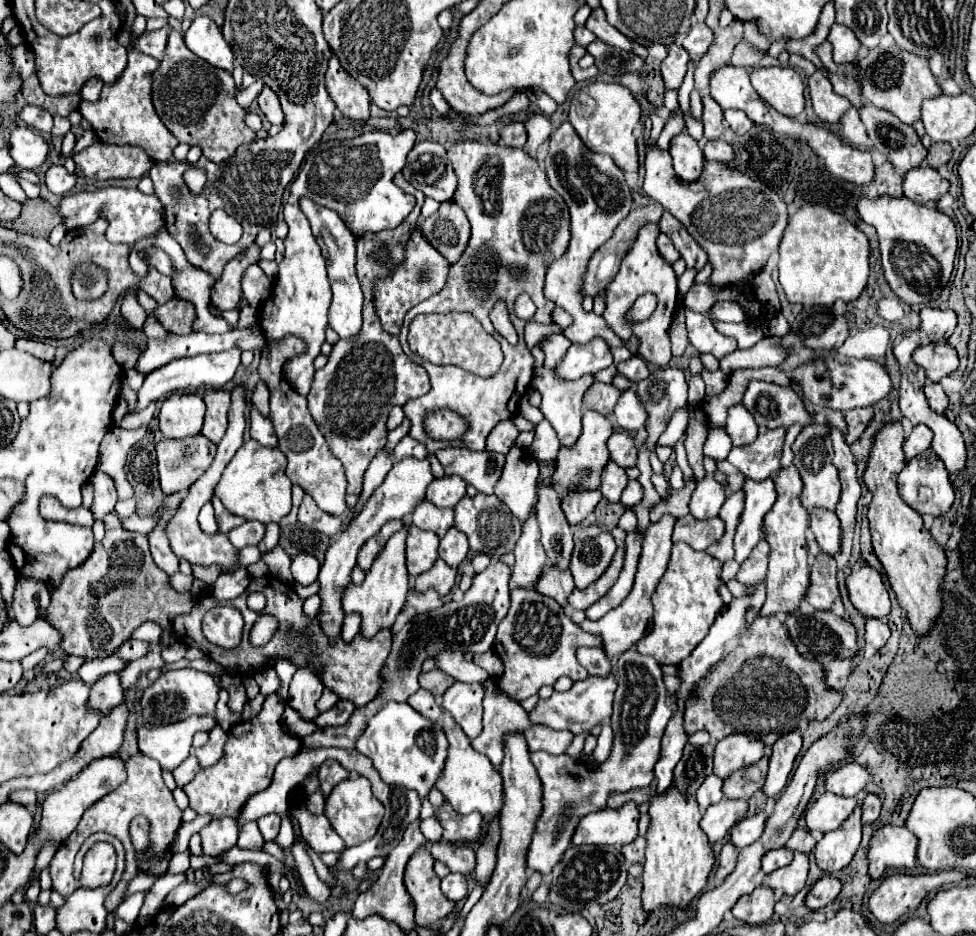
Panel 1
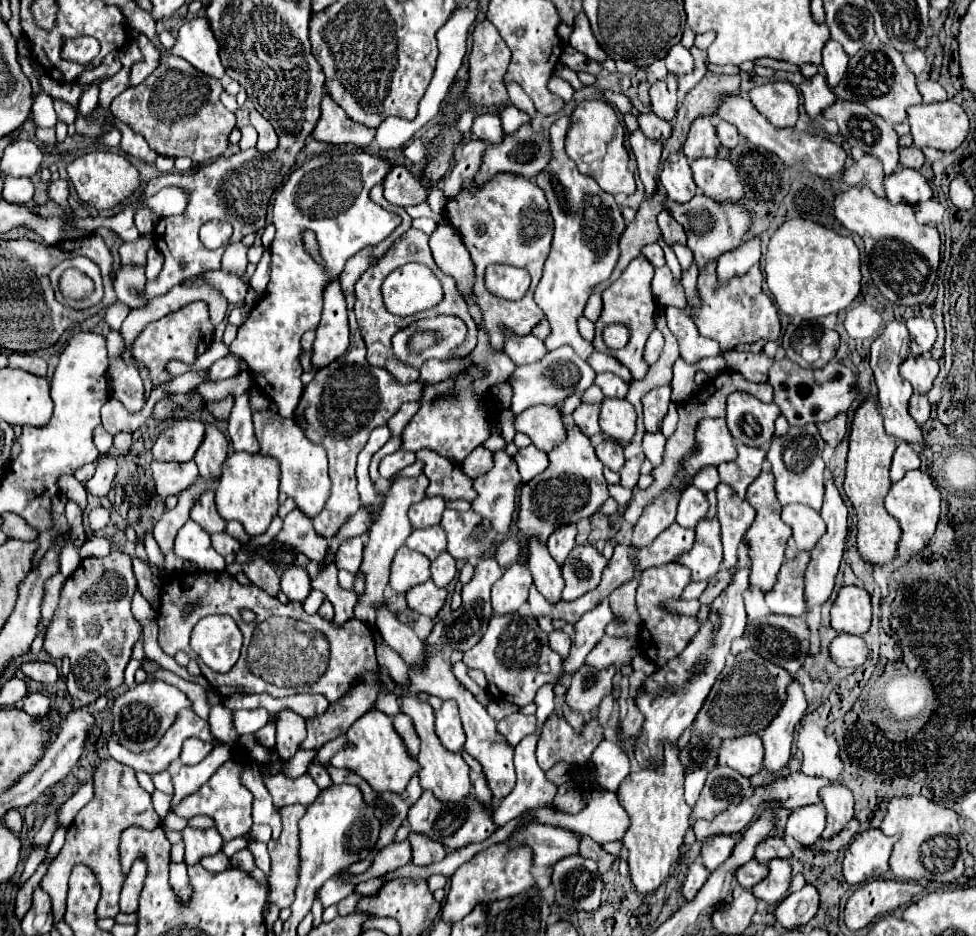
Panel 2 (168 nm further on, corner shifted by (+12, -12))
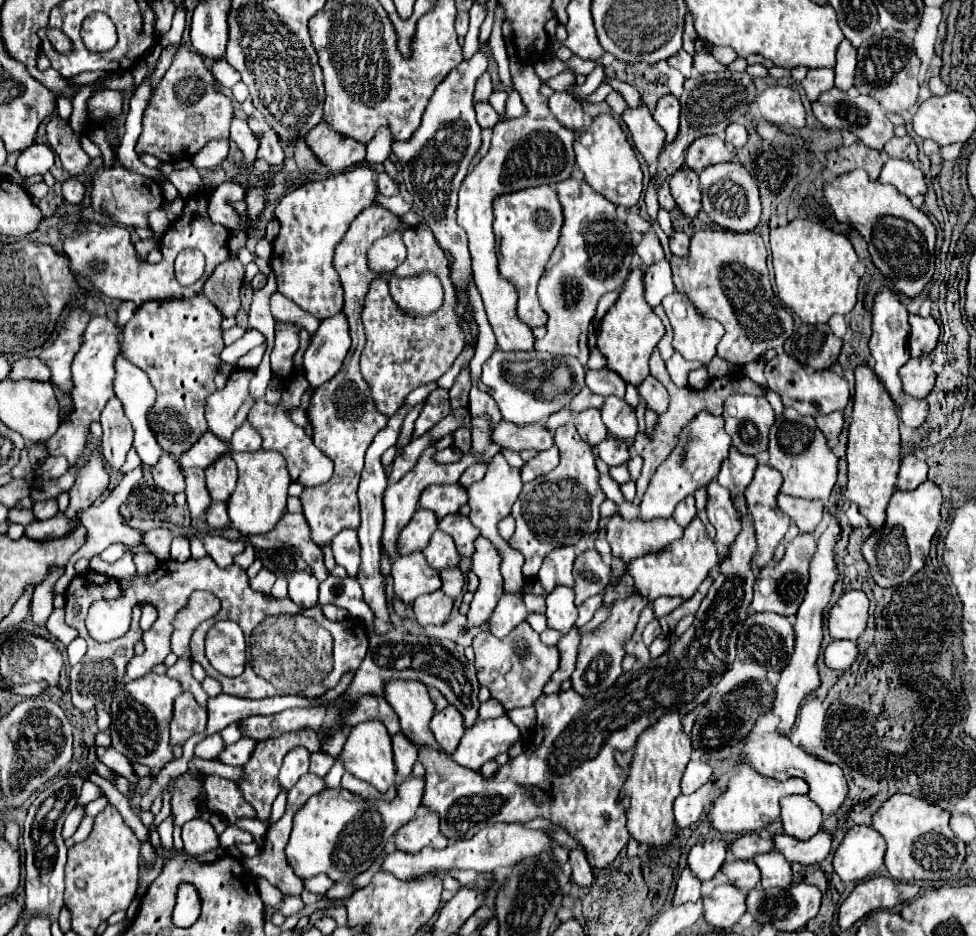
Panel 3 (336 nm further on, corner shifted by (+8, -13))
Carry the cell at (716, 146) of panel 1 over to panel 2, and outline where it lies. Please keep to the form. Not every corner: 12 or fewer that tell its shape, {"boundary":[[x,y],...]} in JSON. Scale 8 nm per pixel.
{"boundary":[[730,160],[692,162],[700,192],[720,204],[742,202],[746,192]]}

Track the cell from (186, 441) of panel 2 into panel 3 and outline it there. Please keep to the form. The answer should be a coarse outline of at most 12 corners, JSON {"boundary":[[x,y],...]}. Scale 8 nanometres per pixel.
{"boundary":[[204,433],[176,461],[182,469],[208,467],[228,453],[224,441]]}

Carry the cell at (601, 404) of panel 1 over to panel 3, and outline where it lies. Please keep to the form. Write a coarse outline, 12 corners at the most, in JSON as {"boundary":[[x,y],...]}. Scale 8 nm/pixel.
{"boundary":[[598,409],[580,411],[572,421],[580,437],[596,447],[608,435]]}

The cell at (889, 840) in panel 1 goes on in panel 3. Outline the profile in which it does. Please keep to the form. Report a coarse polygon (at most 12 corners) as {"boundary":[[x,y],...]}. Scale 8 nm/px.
{"boundary":[[852,827],[834,853],[844,883],[874,875],[886,841]]}

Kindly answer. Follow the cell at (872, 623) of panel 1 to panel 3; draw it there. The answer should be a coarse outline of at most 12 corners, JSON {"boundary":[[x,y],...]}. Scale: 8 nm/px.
{"boundary":[[834,639],[824,653],[830,669],[846,671],[858,659],[856,641]]}

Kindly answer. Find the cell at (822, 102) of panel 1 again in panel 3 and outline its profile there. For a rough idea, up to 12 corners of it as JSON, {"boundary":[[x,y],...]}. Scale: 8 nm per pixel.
{"boundary":[[810,69],[802,87],[810,103],[834,87],[834,69]]}

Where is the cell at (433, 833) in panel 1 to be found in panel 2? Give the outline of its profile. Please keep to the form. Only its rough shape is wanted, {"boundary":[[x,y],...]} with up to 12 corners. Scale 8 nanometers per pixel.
{"boundary":[[408,840],[376,852],[372,868],[358,876],[342,874],[352,884],[384,876],[410,862]]}

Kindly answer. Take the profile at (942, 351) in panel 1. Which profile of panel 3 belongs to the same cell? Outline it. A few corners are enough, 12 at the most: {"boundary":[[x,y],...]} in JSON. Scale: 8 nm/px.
{"boundary":[[930,357],[900,367],[904,391],[916,399],[930,395],[934,377]]}

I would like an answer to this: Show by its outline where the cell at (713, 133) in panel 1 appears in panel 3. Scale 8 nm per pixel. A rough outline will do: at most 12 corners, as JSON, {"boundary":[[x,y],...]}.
{"boundary":[[716,135],[696,139],[686,165],[700,173],[706,165],[730,161],[732,153]]}

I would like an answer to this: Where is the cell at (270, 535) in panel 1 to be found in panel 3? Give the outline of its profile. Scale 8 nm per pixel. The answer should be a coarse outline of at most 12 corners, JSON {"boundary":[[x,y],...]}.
{"boundary":[[212,503],[206,523],[214,529],[228,529],[226,503]]}

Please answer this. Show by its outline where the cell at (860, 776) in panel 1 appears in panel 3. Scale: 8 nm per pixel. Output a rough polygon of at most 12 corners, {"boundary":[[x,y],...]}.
{"boundary":[[740,763],[710,809],[720,833],[752,833],[780,819],[780,799],[808,783],[776,781]]}

